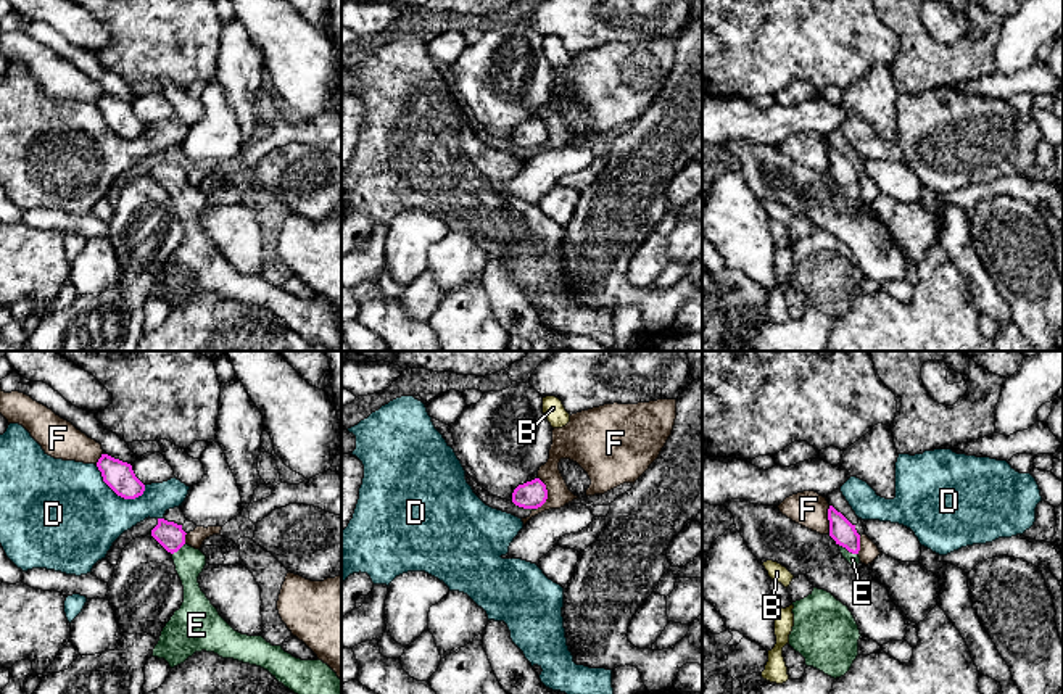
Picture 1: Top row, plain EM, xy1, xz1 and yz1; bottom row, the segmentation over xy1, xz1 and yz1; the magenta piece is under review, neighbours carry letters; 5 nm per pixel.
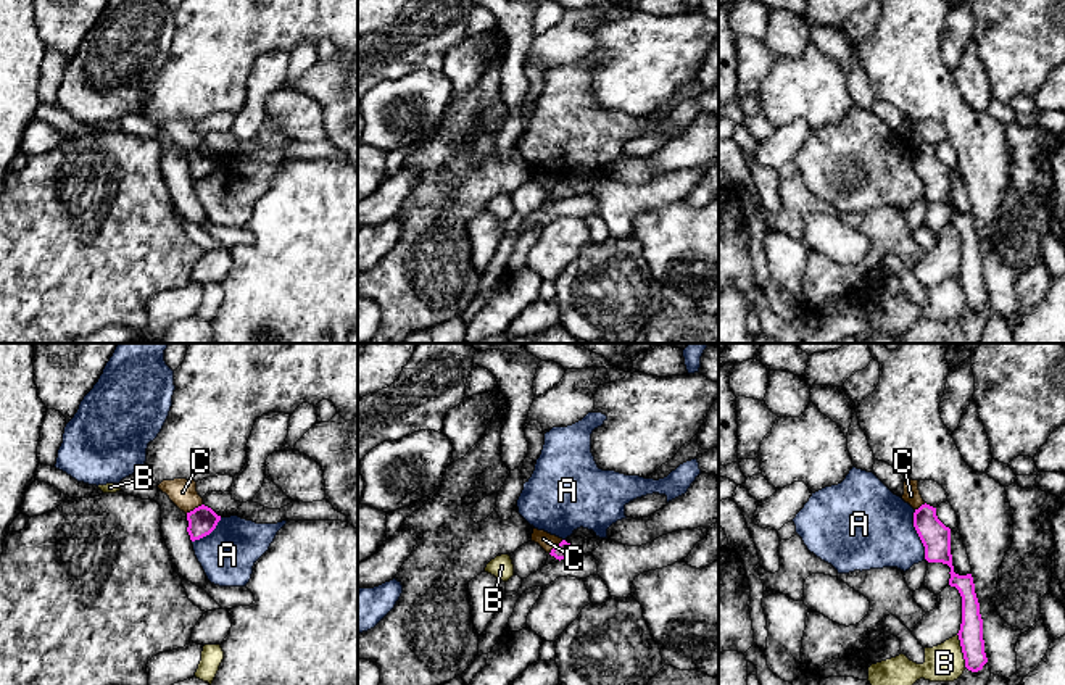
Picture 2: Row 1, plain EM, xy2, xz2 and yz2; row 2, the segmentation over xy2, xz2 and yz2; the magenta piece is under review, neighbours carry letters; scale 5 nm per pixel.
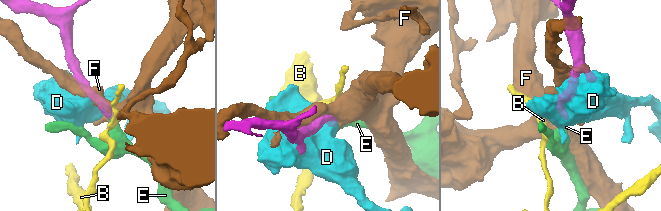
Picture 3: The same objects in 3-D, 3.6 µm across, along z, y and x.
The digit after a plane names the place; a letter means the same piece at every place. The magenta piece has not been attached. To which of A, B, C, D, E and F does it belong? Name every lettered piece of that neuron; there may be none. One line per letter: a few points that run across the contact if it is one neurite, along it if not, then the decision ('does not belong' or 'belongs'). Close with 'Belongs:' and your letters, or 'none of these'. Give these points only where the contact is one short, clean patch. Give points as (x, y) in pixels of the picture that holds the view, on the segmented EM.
A: yz2 (914, 510), (914, 529), (927, 560) | does not belong
B: does not belong
C: xy2 (202, 503), (186, 513) | does not belong
D: does not belong
E: yz1 (841, 530), (849, 540), (849, 551), (852, 559) | belongs
F: does not belong
Belongs: E

